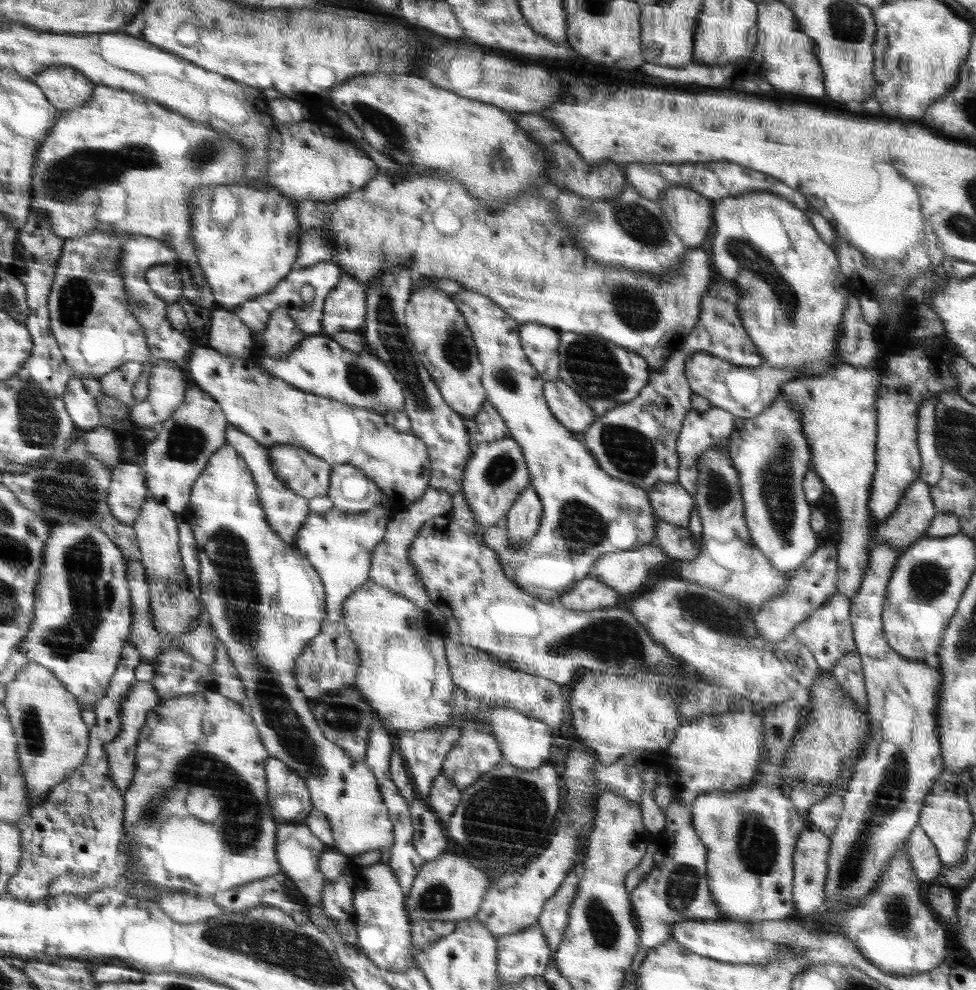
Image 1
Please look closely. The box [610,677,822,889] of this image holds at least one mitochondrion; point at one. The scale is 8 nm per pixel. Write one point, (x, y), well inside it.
(757, 843)

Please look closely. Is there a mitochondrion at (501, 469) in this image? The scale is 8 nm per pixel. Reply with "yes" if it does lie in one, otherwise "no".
yes

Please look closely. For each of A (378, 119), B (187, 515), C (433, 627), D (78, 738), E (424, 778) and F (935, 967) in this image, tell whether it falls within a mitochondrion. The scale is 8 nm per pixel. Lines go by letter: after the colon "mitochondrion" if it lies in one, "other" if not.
A: mitochondrion
B: other
C: other
D: other
E: other
F: other

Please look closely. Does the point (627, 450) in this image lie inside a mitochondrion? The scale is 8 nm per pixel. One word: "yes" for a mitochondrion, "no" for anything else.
yes

